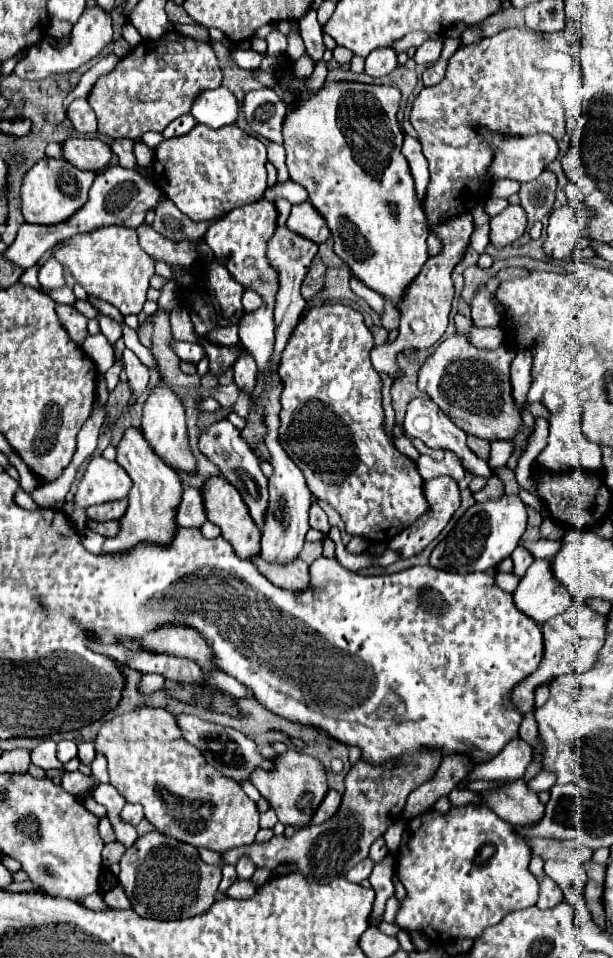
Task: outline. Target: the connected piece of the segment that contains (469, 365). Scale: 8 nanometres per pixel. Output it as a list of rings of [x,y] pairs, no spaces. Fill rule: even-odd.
[[[465,336],[443,340],[419,370],[419,390],[425,392],[463,432],[485,440],[511,440],[521,426],[509,386],[509,362],[517,352],[505,344],[497,350],[473,348]]]

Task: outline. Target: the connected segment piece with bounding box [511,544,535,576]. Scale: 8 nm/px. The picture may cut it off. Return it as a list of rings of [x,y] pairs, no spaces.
[[[519,544],[515,550],[513,550],[513,554],[511,554],[511,558],[513,558],[513,562],[515,562],[515,574],[519,574],[519,576],[523,576],[525,574],[525,570],[533,564],[533,554],[523,546],[523,544]]]

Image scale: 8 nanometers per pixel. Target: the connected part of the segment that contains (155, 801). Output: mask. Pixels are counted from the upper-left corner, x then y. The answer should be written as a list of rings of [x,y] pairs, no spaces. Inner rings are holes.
[[[137,708],[129,714],[115,716],[101,726],[95,738],[95,748],[107,756],[111,784],[127,802],[135,802],[145,808],[145,818],[155,826],[157,832],[173,836],[195,848],[209,848],[215,852],[225,852],[255,840],[259,830],[257,804],[241,790],[235,780],[213,770],[205,762],[203,754],[181,738],[181,730],[177,730],[175,716],[171,712],[163,708]]]

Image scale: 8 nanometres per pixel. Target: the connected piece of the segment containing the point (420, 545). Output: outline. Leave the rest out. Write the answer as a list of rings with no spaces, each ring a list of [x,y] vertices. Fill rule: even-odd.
[[[437,476],[433,480],[427,480],[423,484],[423,494],[429,504],[429,510],[409,528],[405,528],[401,534],[397,534],[389,548],[401,552],[401,556],[409,558],[421,552],[433,538],[439,536],[439,532],[447,526],[449,518],[455,514],[455,510],[461,506],[457,480],[451,476]]]

